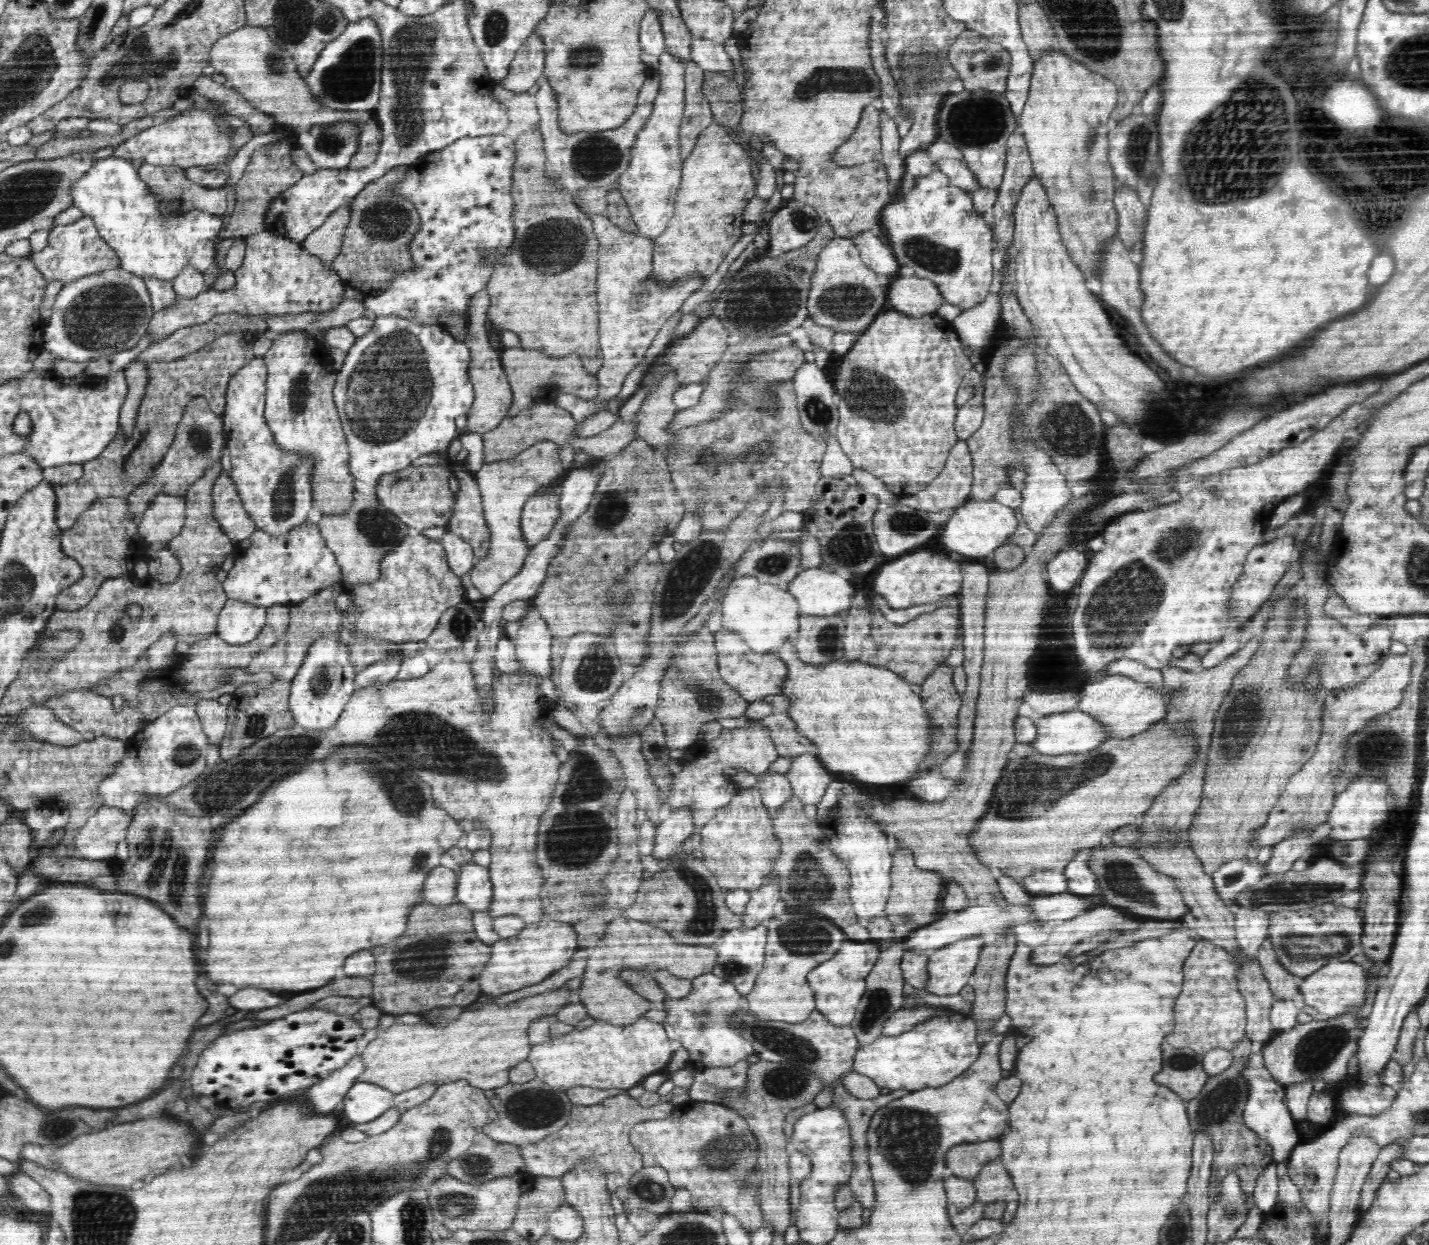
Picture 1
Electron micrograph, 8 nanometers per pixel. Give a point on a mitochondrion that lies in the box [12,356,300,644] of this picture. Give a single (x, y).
(283, 506)

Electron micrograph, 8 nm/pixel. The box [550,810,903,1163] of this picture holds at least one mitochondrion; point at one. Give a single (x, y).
(784, 1044)

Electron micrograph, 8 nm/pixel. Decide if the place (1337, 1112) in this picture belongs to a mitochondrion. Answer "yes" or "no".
no

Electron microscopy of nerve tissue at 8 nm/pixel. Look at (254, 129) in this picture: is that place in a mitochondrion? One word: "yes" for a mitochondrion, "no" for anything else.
no

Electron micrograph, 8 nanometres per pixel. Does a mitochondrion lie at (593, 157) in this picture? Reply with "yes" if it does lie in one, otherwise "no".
yes

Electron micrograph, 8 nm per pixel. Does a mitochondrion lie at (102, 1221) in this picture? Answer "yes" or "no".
yes

